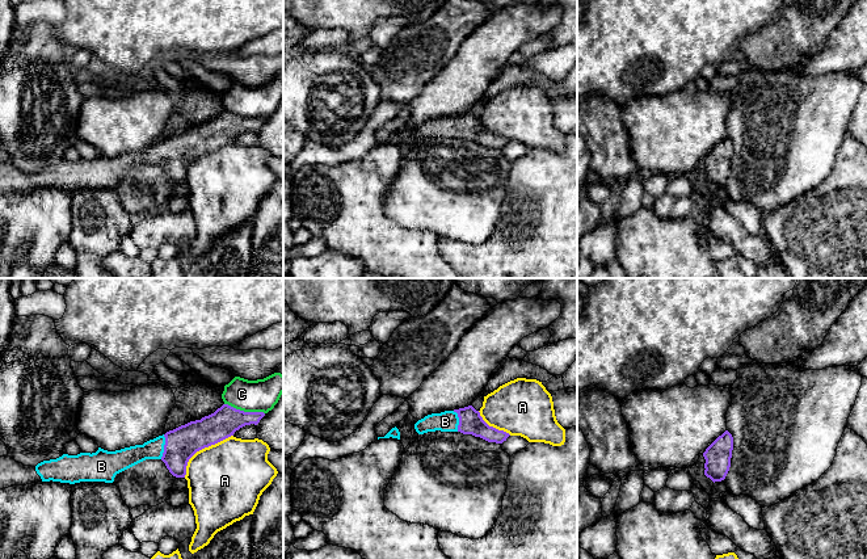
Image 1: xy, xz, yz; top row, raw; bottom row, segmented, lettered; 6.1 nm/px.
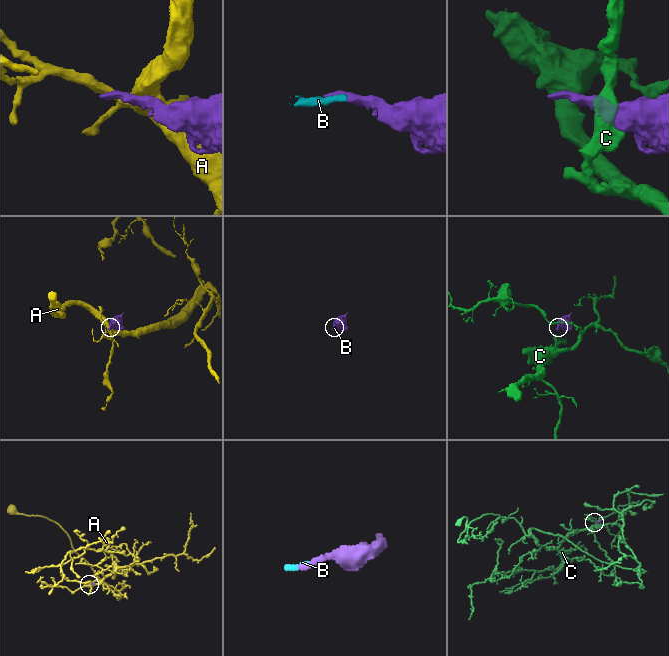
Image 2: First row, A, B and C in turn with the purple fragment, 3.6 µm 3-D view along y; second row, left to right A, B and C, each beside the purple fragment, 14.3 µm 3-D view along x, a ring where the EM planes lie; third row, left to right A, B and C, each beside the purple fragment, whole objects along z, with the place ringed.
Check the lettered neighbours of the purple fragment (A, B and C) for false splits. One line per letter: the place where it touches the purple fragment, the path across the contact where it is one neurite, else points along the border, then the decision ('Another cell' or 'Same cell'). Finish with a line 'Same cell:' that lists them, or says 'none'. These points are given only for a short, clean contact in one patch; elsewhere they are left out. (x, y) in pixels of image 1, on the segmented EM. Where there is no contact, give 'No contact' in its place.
A: Touches purple at xy (202, 448). Another cell
B: Touches purple at xy (164, 446). Path across: xy (181, 444), (177, 446), (164, 446), (152, 449). Same cell
C: Touches purple at xy (243, 411). Another cell
Same cell: B

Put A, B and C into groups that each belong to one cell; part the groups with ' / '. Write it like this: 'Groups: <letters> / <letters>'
Groups: A / B / C

